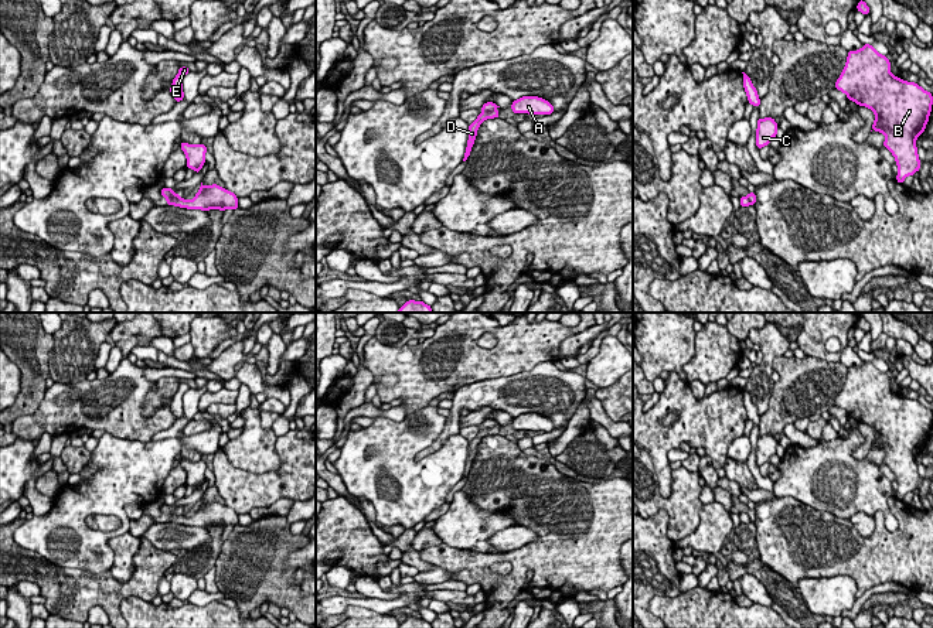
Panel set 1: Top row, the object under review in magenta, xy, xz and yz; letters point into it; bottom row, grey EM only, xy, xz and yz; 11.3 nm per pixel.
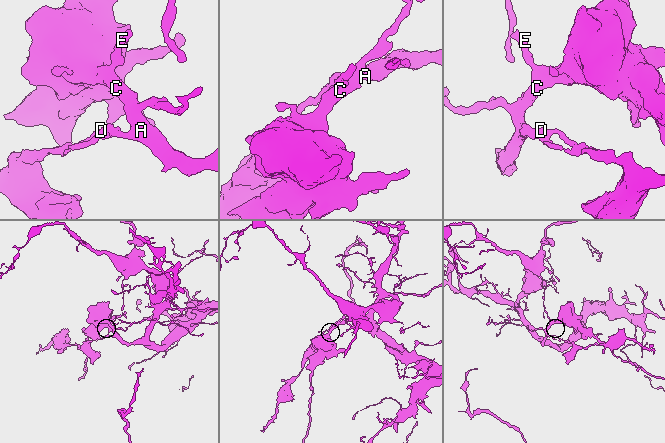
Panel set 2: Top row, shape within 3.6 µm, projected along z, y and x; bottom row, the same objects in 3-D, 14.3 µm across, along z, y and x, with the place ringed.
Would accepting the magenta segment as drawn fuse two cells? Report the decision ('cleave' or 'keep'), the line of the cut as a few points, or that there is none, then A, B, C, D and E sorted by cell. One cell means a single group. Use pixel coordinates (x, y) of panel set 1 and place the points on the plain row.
cleave; cut in xy along (166, 512), (180, 515); A B C E / D

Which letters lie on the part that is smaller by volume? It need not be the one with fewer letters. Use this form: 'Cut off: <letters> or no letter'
Cut off: D

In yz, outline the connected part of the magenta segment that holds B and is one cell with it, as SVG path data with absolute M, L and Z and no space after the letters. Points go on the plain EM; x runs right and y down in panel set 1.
M871 361L848 368L835 406L858 423L872 426L874 448L885 451L886 464L896 477L896 498L920 487L916 455L925 448L932 429L933 412L919 400L902 397L891 390L891 379Z

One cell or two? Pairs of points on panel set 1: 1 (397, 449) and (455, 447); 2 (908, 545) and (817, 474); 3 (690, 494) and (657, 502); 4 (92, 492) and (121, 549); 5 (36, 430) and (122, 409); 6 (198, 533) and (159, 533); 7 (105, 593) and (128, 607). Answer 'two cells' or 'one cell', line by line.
1: one cell
2: two cells
3: one cell
4: two cells
5: one cell
6: one cell
7: two cells

